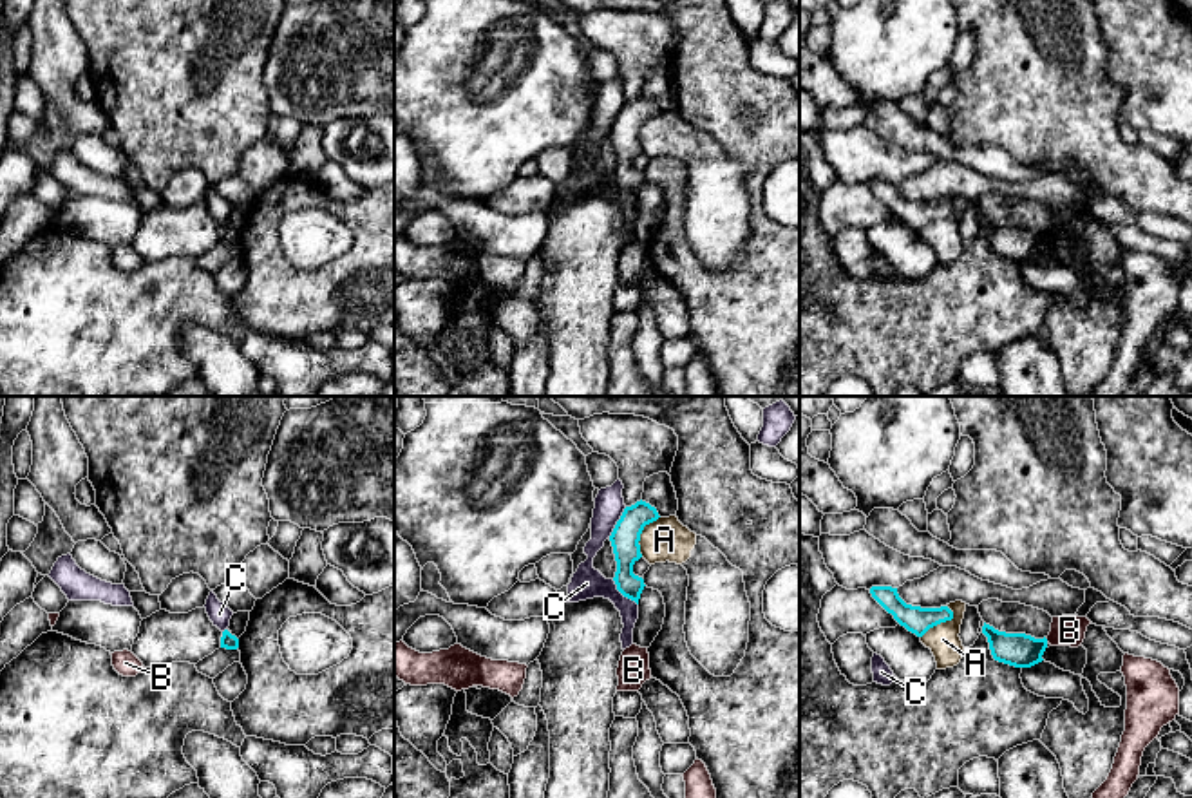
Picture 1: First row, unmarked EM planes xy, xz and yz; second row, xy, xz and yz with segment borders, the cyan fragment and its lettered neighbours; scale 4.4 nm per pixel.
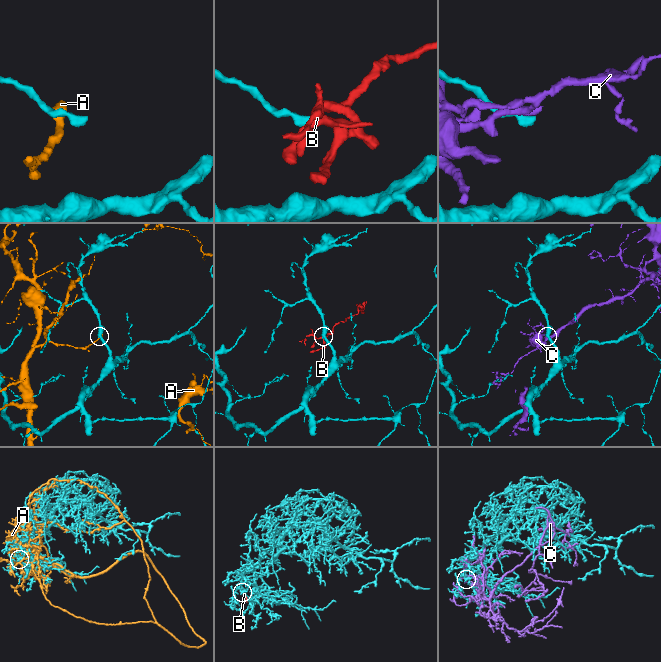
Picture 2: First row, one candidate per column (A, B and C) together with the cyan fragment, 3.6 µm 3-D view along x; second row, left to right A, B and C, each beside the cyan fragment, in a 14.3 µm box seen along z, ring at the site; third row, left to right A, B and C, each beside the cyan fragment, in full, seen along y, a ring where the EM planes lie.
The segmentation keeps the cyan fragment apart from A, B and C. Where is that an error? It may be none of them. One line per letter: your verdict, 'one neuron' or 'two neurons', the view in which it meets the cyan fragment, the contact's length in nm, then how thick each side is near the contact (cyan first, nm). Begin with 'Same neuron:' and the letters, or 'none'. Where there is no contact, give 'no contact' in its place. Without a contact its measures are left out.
Same neuron: none
A: two neurons; contact in xz; length 200 nm; calibres 130 and 190 nm
B: two neurons; contact in xy; length 30 nm; calibres 70 and 20 nm
C: two neurons; contact in xz; length 170 nm; calibres 130 and 140 nm

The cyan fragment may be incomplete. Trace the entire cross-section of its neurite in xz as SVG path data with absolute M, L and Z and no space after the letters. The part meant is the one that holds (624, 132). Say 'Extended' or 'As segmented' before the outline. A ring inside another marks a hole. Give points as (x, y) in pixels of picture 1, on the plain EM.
As segmented. M640 94L635 100L624 103L610 130L617 156L613 176L617 185L637 199L646 181L644 174L633 168L633 159L642 152L639 139L640 128L646 119L657 116L658 112L660 110L657 103Z

